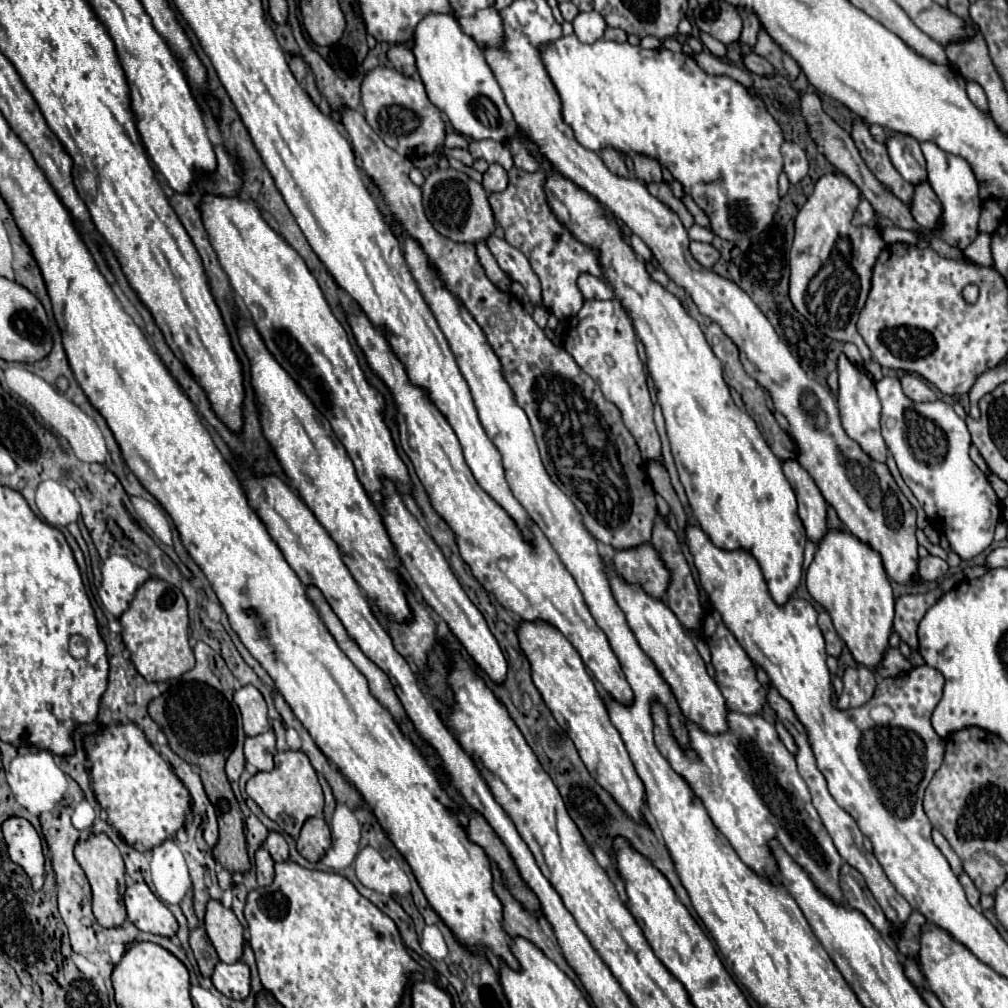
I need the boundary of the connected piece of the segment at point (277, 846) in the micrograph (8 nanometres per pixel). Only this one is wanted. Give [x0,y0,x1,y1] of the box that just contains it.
[264,831,288,861]

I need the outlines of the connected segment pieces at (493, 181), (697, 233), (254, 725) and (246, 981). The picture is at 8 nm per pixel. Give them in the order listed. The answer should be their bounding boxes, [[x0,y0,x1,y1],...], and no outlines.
[[482,163,508,193],[688,225,714,243],[234,685,270,735],[212,961,250,999]]

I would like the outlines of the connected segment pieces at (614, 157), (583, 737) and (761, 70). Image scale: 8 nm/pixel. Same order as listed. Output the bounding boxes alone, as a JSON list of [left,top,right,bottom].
[[598,149,628,177],[516,619,644,819],[744,53,774,75]]

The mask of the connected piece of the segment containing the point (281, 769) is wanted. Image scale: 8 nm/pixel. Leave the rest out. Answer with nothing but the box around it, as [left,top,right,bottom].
[246,751,324,839]

